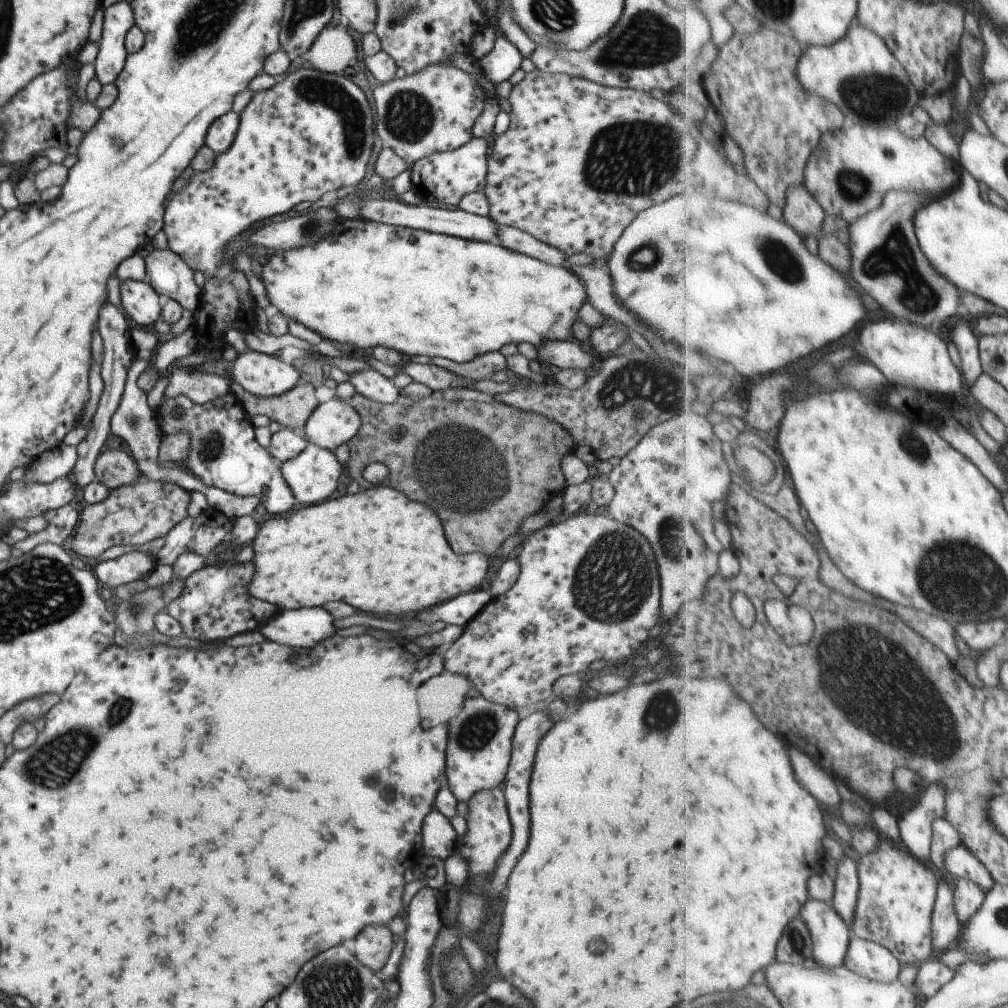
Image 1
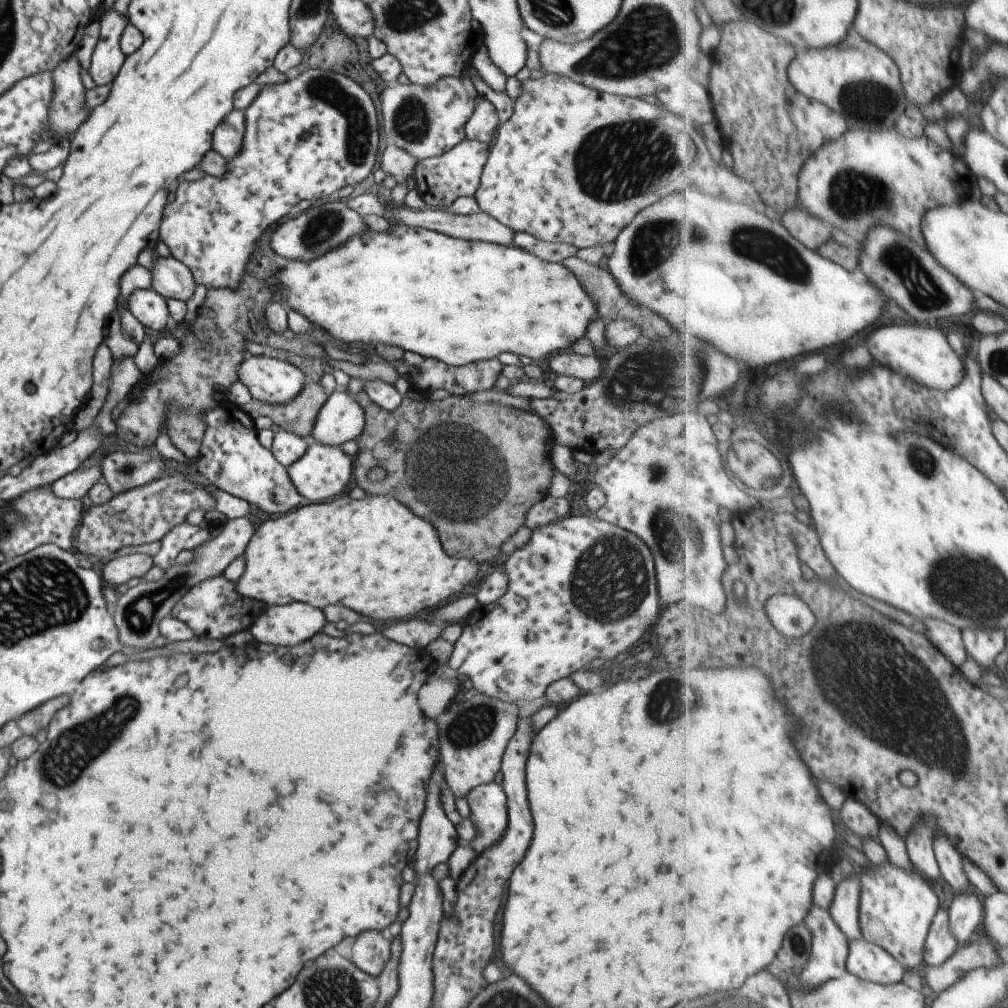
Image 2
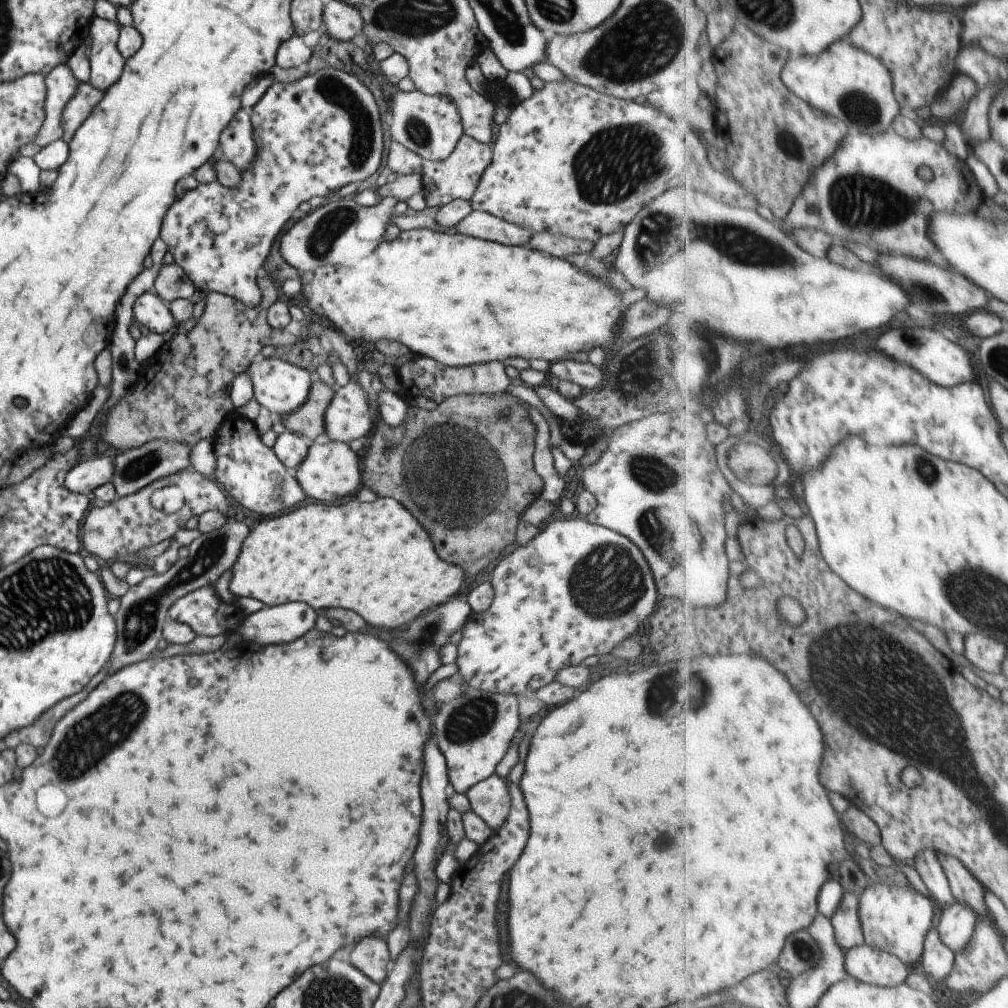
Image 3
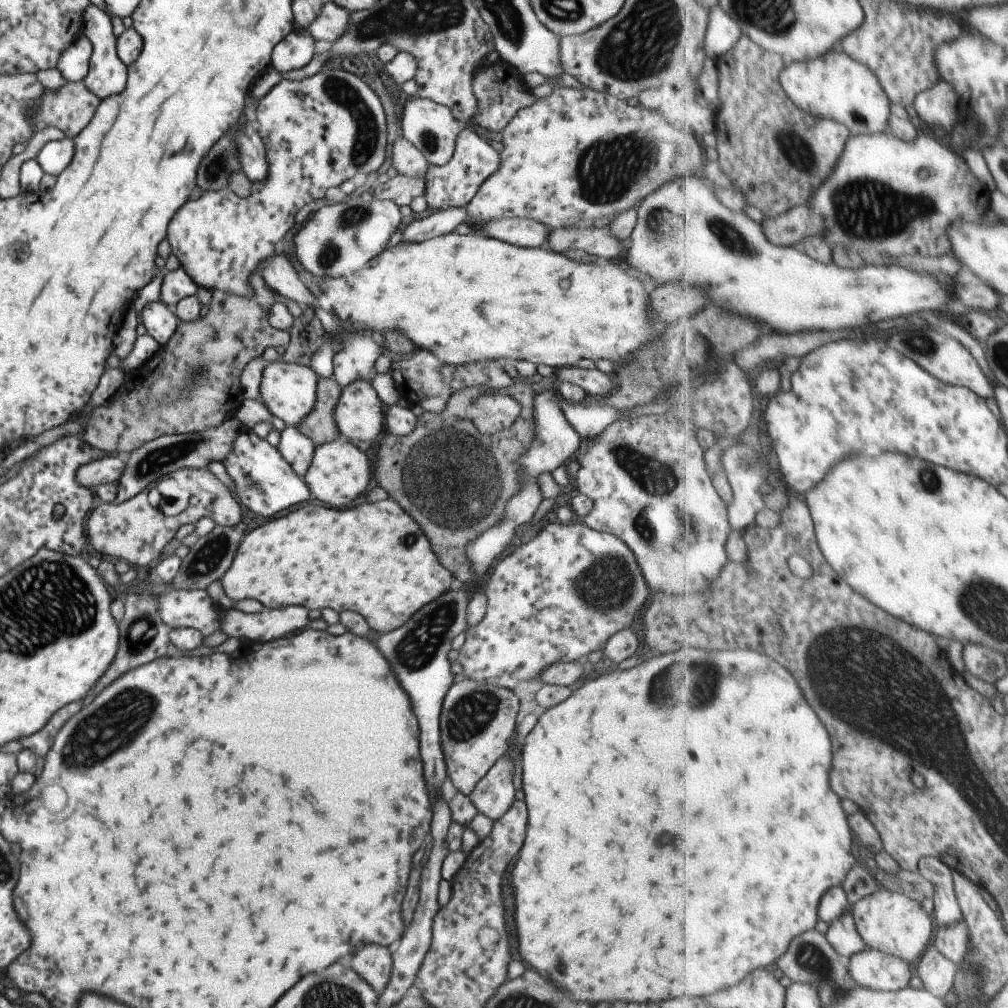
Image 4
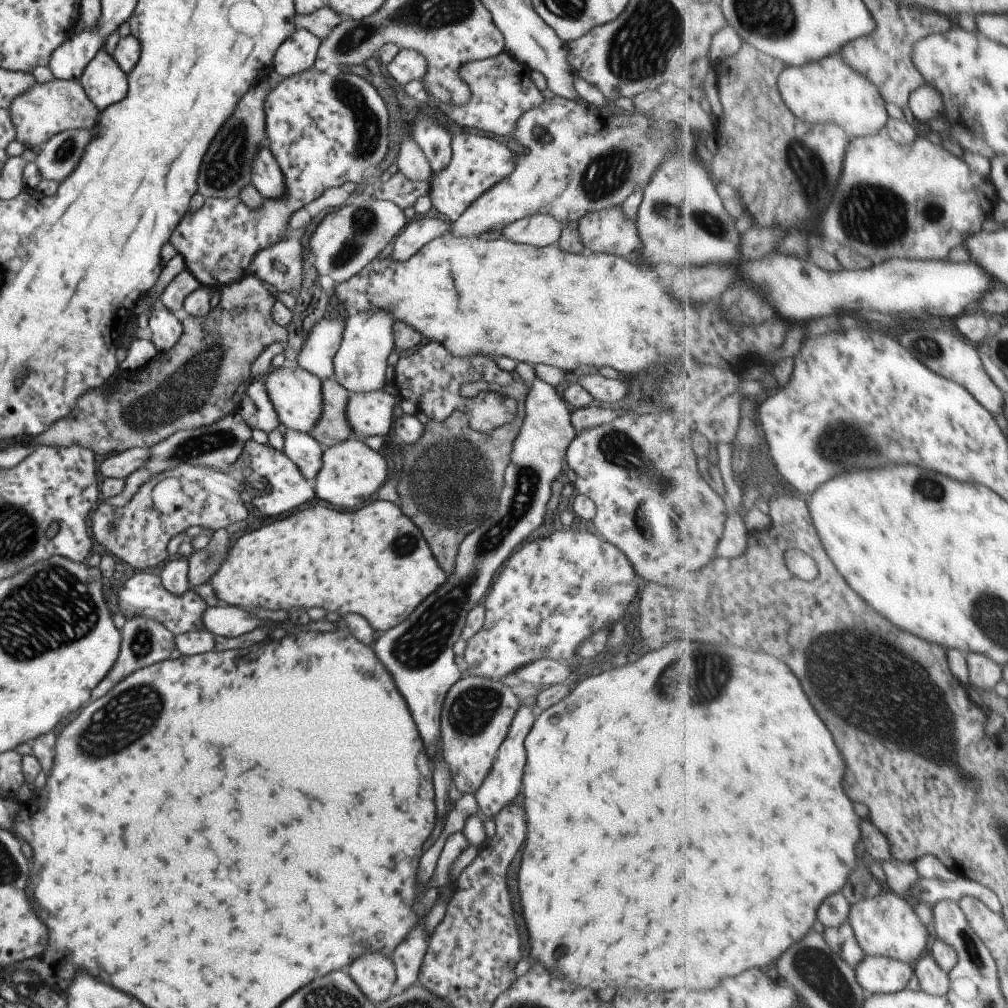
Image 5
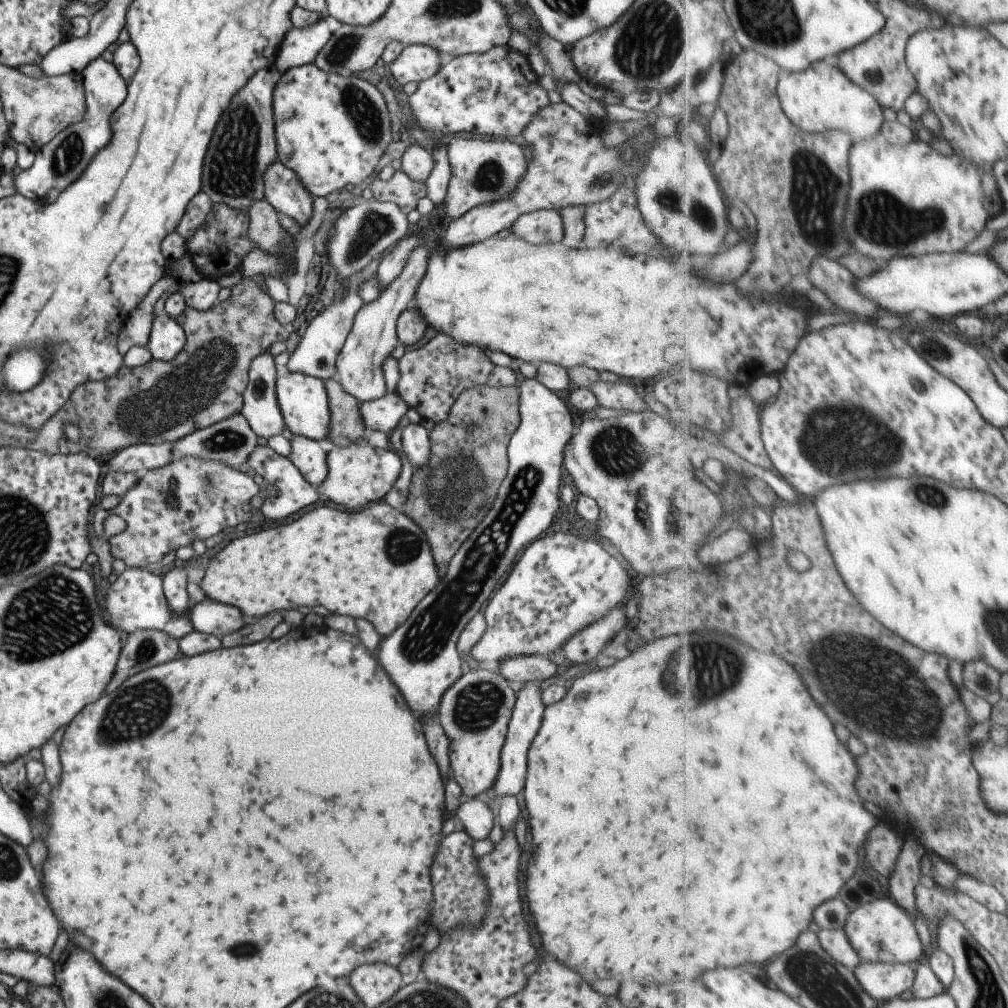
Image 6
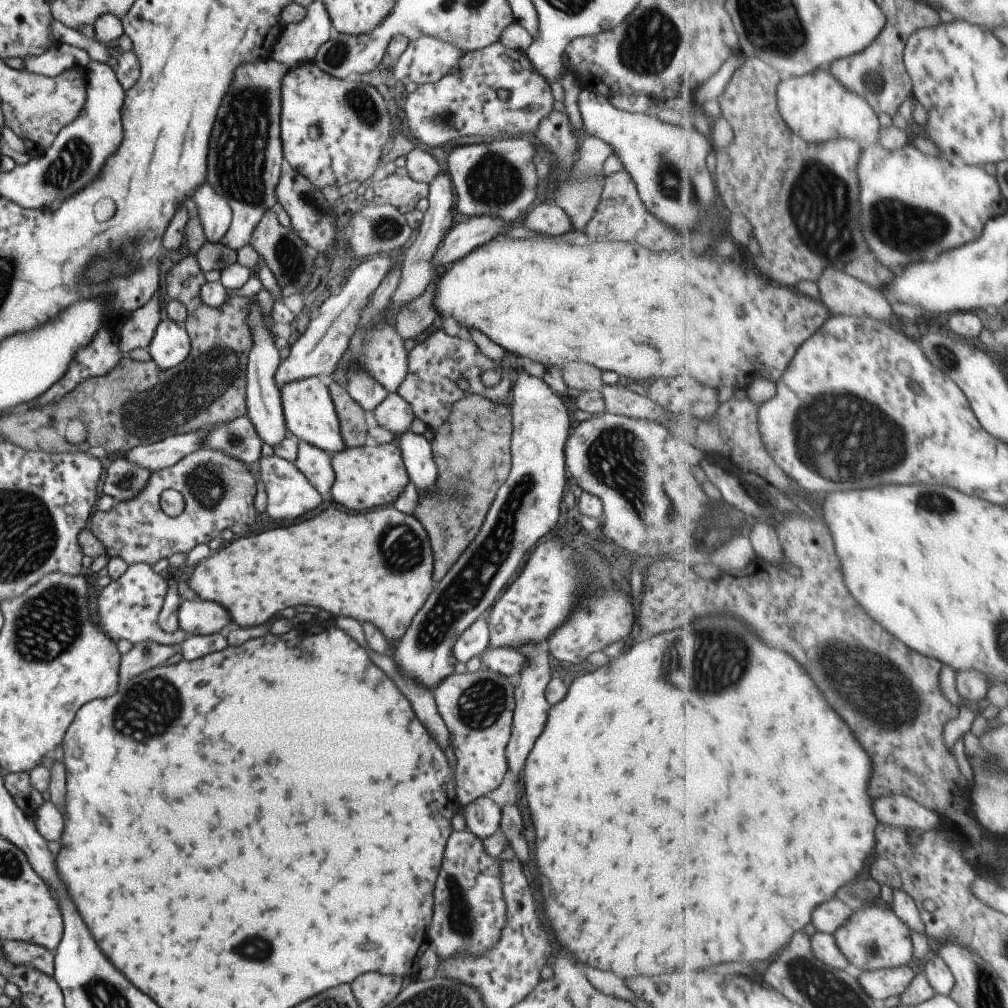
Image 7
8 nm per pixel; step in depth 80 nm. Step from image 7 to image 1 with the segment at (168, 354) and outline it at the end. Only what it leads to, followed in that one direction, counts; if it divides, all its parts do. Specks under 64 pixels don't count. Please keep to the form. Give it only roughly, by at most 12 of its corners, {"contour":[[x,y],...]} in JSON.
{"contour":[[145,280],[121,282],[119,302],[135,327],[160,318],[161,296]]}

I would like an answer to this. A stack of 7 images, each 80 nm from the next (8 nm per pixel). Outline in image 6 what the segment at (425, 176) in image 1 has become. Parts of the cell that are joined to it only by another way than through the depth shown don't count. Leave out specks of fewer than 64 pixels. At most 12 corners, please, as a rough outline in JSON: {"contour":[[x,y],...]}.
{"contour":[[457,137],[442,207],[452,218],[507,198],[526,169],[521,148]]}

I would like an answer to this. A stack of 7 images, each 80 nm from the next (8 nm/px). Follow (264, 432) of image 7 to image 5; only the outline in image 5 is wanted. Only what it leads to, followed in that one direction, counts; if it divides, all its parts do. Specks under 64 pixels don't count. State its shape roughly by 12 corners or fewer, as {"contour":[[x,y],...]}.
{"contour":[[264,376],[249,381],[237,414],[267,434],[280,423]]}

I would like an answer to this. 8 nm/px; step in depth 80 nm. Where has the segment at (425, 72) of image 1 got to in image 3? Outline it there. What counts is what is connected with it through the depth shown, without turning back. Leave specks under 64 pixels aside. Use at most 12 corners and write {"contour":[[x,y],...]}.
{"contour":[[396,89],[391,140],[443,160],[462,135],[447,93]]}

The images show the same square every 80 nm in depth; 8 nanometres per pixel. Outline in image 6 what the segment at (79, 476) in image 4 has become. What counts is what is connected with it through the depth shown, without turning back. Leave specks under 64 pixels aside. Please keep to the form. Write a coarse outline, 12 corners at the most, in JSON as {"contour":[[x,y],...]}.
{"contour":[[141,442],[106,463],[108,471],[142,474],[172,460],[172,443]]}

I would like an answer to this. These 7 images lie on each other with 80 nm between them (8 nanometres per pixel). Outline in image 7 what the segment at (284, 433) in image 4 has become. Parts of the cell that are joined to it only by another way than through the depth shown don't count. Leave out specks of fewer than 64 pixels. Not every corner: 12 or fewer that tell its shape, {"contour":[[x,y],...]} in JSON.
{"contour":[[297,441],[294,465],[328,498],[330,455]]}

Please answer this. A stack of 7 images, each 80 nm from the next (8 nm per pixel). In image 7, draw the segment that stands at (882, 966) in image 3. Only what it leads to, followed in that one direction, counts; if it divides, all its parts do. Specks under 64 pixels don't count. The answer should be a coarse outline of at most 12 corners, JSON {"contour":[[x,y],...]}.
{"contour":[[911,966],[862,971],[858,979],[878,1004],[915,980]]}

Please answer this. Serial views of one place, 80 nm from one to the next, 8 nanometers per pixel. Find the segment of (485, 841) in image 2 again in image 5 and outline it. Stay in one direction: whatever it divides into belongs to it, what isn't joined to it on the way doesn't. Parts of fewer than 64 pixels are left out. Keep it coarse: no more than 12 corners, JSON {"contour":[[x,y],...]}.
{"contour":[[521,704],[473,794],[493,819],[517,796],[536,714]]}

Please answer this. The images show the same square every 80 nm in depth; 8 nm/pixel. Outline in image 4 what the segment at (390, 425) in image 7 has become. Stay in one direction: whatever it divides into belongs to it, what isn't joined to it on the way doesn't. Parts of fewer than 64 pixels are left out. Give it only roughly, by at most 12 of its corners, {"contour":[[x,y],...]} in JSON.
{"contour":[[369,382],[342,386],[332,410],[339,437],[372,442],[383,406]]}

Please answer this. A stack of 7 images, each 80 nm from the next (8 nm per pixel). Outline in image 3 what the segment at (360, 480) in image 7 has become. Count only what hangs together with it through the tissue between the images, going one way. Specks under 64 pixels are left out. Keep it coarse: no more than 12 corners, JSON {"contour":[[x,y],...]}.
{"contour":[[309,442],[293,472],[304,495],[342,502],[361,486],[346,443]]}

